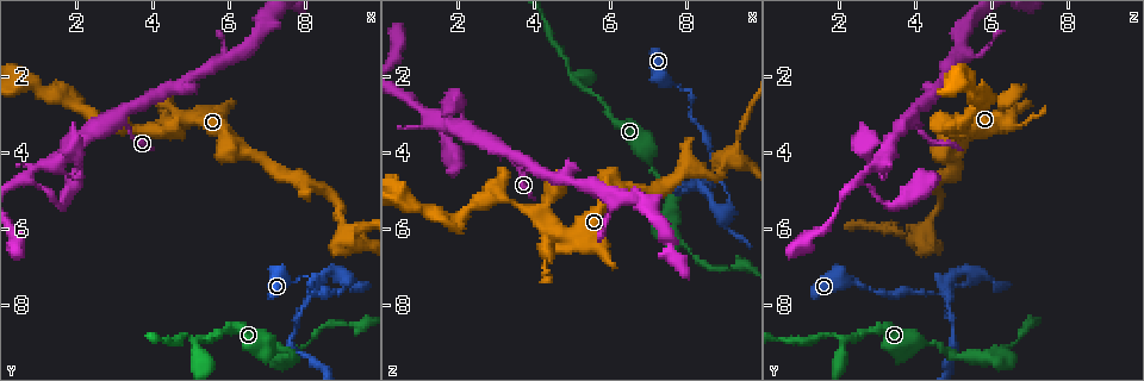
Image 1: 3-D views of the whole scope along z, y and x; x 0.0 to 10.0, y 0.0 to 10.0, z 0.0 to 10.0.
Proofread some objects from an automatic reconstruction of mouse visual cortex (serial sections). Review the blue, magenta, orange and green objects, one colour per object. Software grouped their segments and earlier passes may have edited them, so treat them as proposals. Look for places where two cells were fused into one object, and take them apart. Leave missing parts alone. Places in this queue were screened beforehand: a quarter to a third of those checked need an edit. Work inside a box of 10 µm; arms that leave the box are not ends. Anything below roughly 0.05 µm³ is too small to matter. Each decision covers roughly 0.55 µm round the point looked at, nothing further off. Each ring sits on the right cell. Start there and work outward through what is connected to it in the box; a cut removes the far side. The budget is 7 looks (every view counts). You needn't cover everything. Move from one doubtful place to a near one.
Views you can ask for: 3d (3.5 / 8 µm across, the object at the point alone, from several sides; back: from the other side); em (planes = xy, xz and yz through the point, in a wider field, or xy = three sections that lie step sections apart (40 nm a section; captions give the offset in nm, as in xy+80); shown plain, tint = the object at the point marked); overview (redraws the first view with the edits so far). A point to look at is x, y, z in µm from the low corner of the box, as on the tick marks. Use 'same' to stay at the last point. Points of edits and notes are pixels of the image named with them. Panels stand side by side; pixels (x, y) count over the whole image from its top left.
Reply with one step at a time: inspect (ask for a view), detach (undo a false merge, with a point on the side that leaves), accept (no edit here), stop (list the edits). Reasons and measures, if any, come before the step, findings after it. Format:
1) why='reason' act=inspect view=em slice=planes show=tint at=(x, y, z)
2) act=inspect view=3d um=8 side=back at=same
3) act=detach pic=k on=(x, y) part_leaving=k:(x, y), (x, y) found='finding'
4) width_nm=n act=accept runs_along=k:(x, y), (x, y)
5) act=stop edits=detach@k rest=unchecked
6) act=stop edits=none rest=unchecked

why='calibre changes' act=inspect view=3d um=8 at=(8.00, 7.20, 2.45)

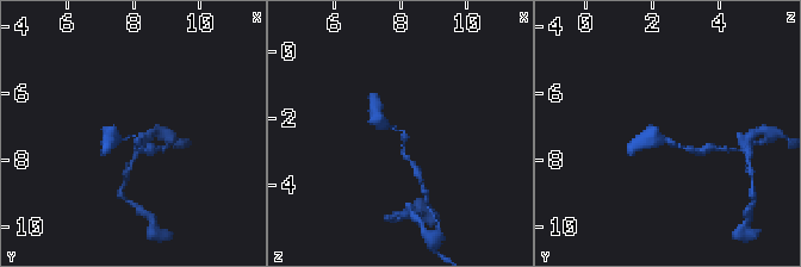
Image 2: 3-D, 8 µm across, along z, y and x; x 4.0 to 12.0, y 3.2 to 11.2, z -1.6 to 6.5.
arm_widths_nm=100,400 why='need the tissue' act=inspect view=em slice=xy step=1 show=tint at=same

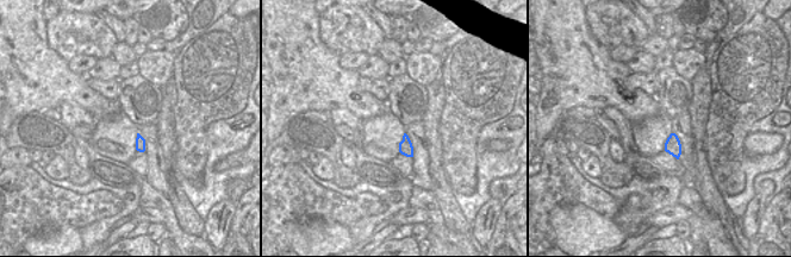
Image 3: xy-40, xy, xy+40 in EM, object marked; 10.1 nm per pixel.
act=accept runs_along=2:(376, 113), (404, 132), (407, 157) found='all the same cell'

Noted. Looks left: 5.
why='sharp bend' act=inspect view=3d um=8 at=(9.20, 7.55, 5.15)

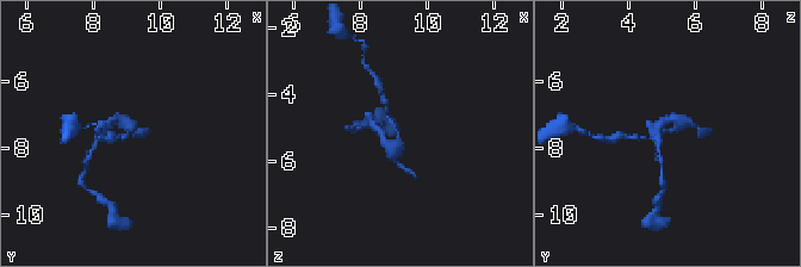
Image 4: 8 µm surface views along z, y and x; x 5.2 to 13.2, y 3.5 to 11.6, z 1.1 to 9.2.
act=inspect view=em slice=xy step=1 show=tint at=same

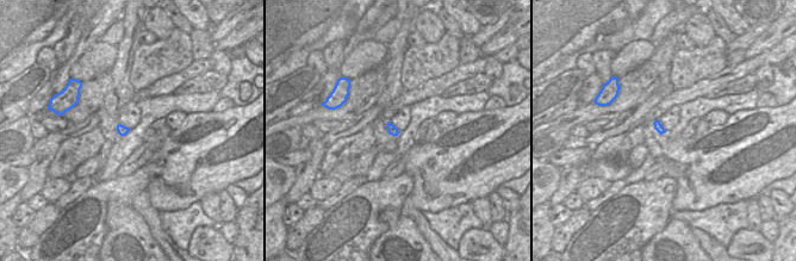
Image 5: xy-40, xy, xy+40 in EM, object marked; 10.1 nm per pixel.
act=accept runs_along=4:(638, 138), (675, 130), (672, 119) found='continuous, no second cell'

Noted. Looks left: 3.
why='a fork' act=inspect view=3d um=3.5 side=back at=(5.20, 8.90, 2.25)

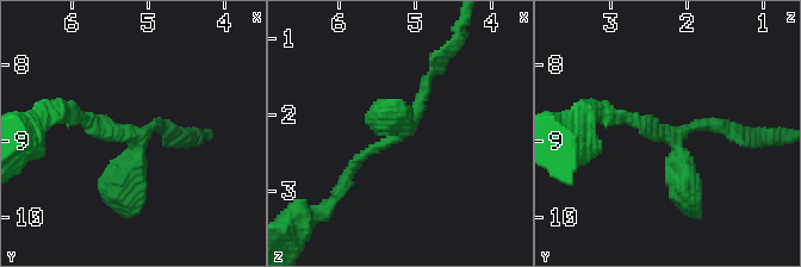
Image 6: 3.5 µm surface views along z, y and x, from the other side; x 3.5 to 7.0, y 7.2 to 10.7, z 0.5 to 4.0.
arms=3 arm_widths_nm=150,150,400 act=inspect view=em slice=xy step=3 show=tint at=(5.25, 8.90, 2.30)

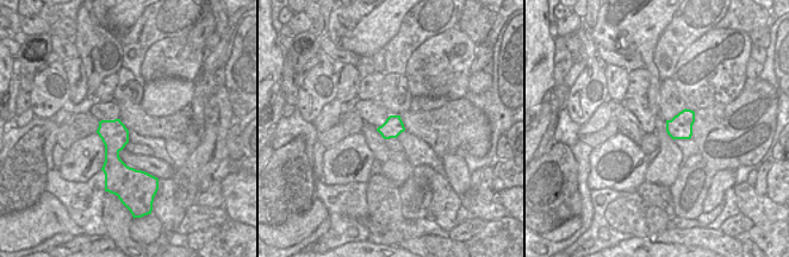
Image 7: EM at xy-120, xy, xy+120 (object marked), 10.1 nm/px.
why='cut it another way' act=inspect view=em slice=planes show=tint at=same

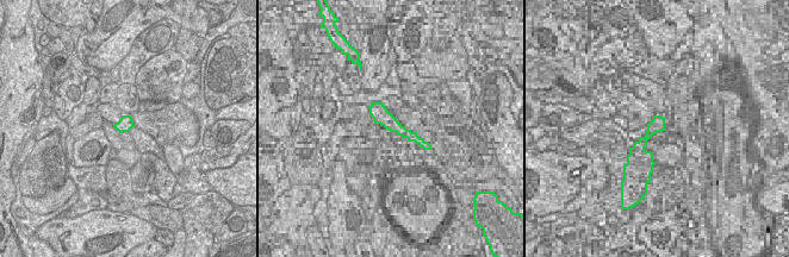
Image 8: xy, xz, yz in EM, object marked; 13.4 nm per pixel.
act=accept runs_along=6:(620, 115), (676, 144), (690, 203) found='continuous, no second cell'

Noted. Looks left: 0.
act=stop edits=none rest=unchecked

